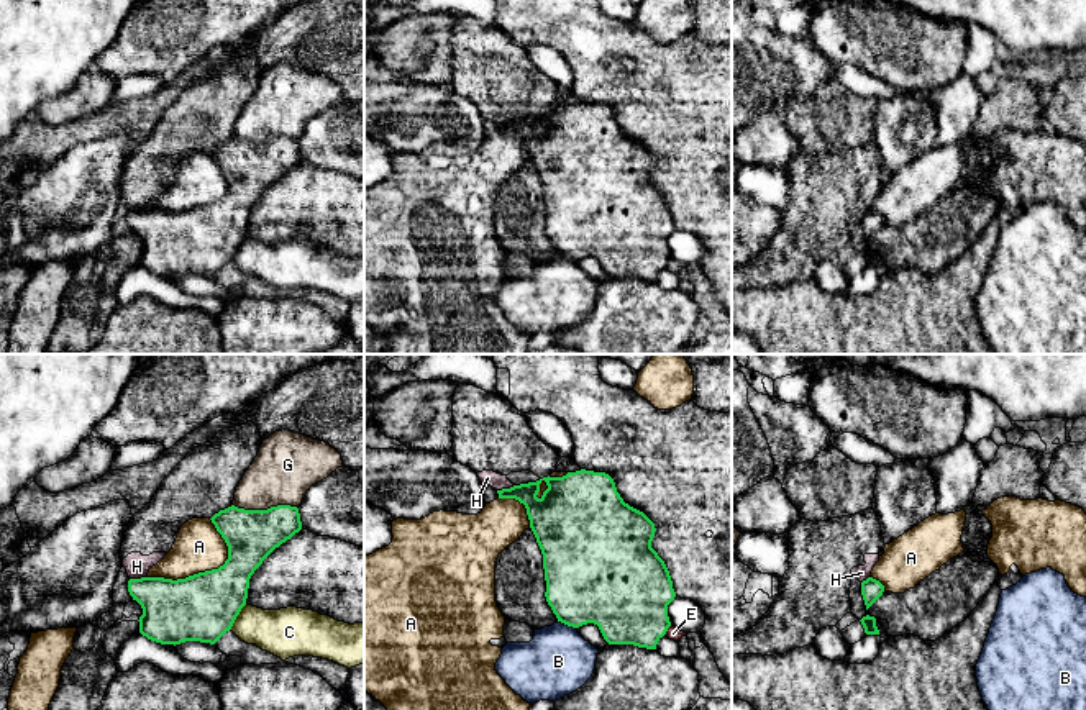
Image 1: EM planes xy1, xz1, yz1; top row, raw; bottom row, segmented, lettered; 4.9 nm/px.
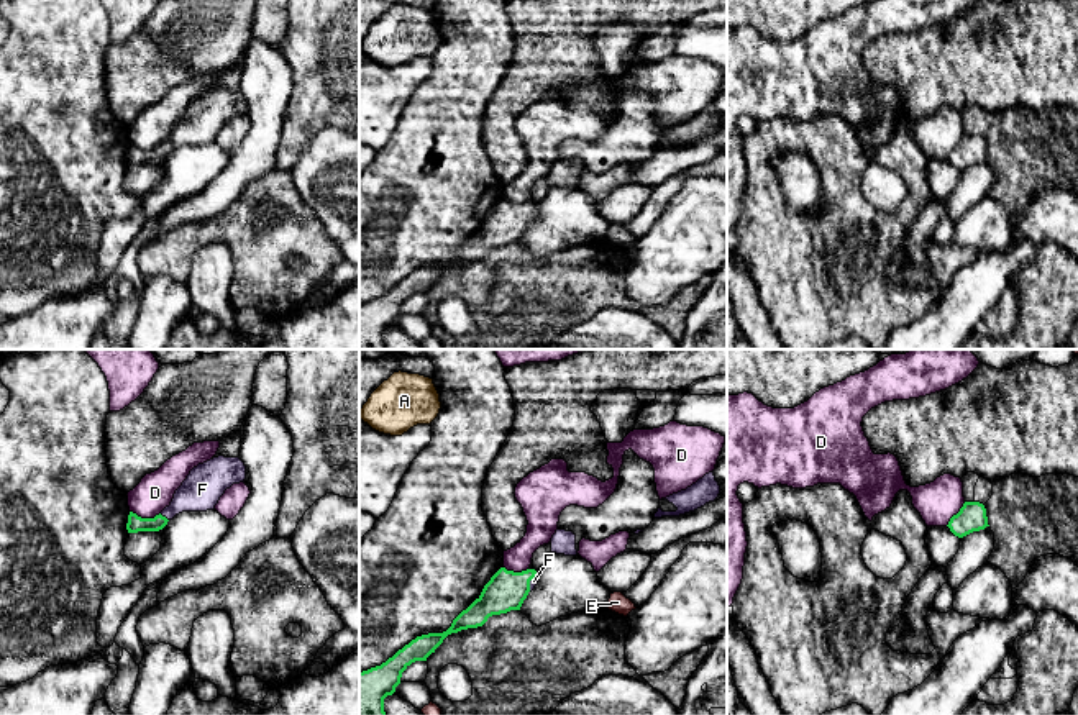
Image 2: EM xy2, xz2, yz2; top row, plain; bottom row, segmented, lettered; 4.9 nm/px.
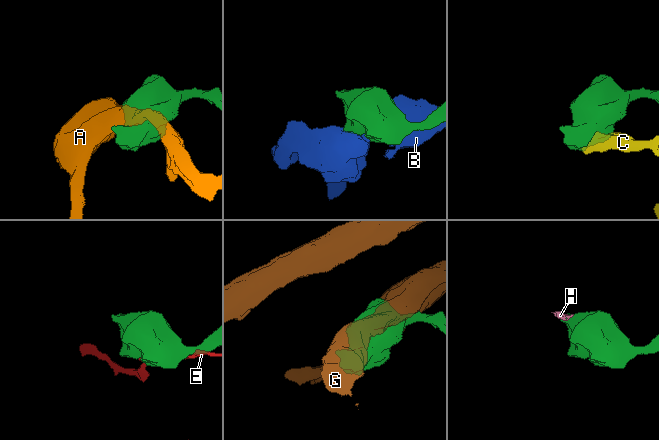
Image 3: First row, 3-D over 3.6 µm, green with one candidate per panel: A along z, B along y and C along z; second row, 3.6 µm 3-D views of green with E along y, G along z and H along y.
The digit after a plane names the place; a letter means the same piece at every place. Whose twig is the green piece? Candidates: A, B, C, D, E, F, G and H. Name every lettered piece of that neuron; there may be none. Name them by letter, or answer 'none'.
F

